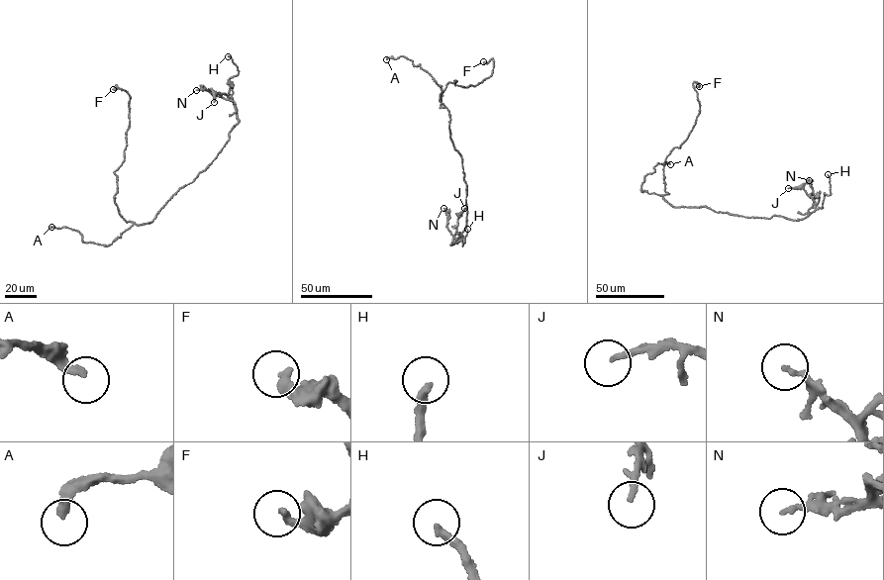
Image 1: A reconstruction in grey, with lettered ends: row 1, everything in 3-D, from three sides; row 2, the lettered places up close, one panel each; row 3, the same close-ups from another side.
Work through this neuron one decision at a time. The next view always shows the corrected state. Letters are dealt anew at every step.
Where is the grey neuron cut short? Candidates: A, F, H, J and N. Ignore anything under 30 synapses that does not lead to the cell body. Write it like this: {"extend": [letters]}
{"extend": ["A", "H"]}

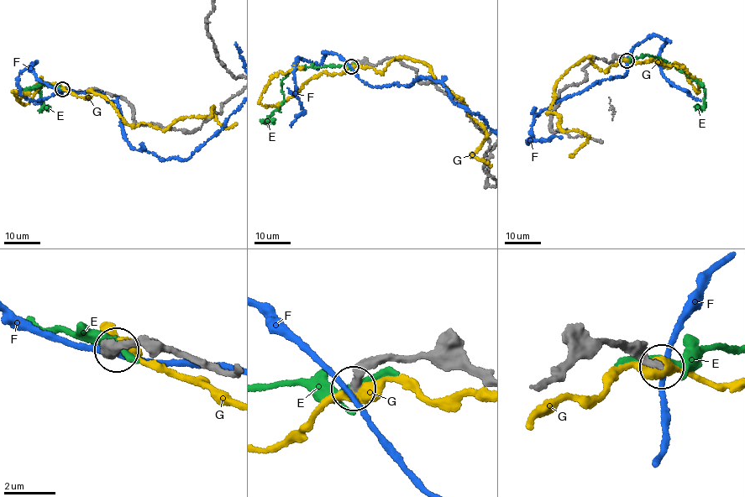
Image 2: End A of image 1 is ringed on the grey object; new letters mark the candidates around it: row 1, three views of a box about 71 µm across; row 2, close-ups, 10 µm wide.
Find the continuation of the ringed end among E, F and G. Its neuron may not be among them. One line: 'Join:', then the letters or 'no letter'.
Join: no letter

